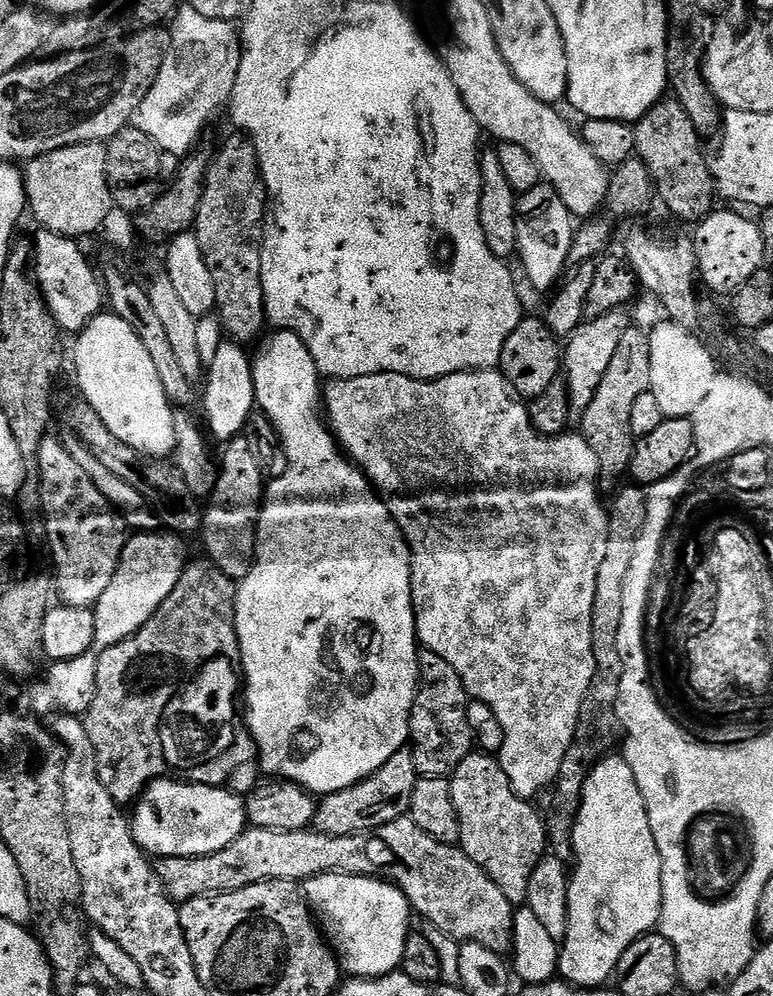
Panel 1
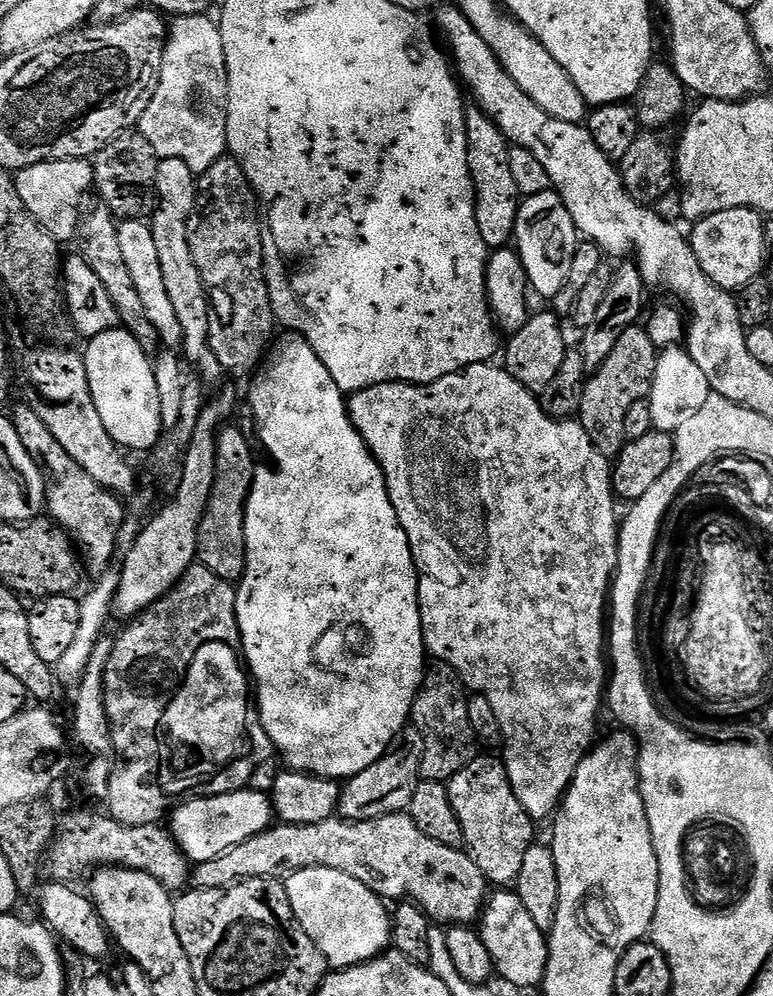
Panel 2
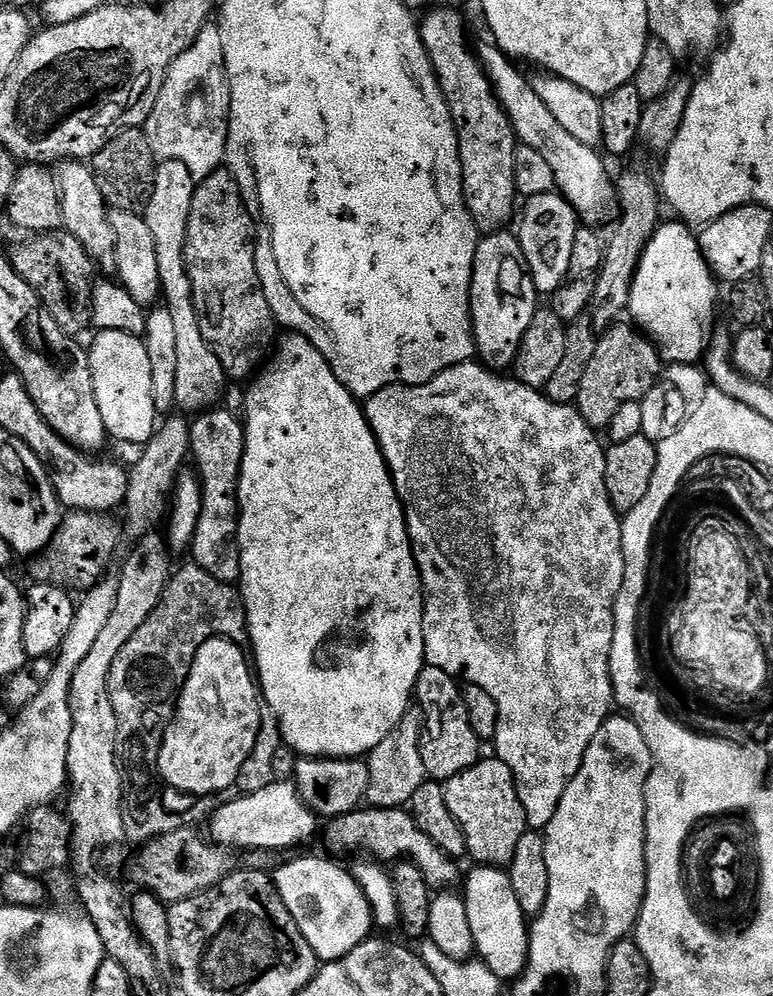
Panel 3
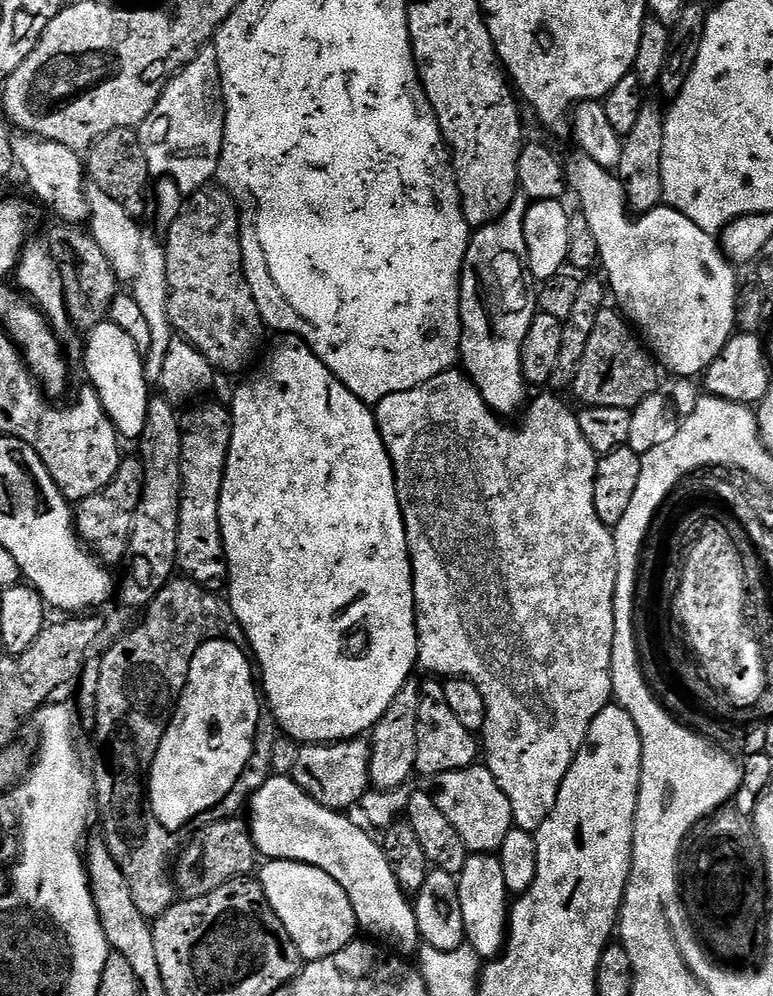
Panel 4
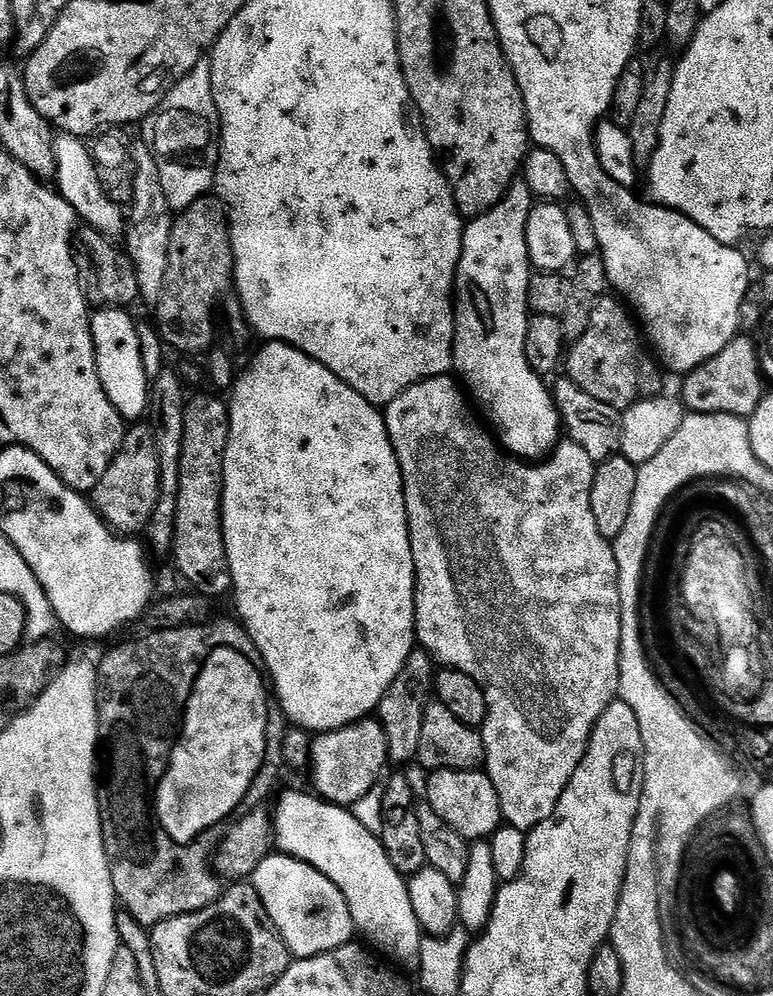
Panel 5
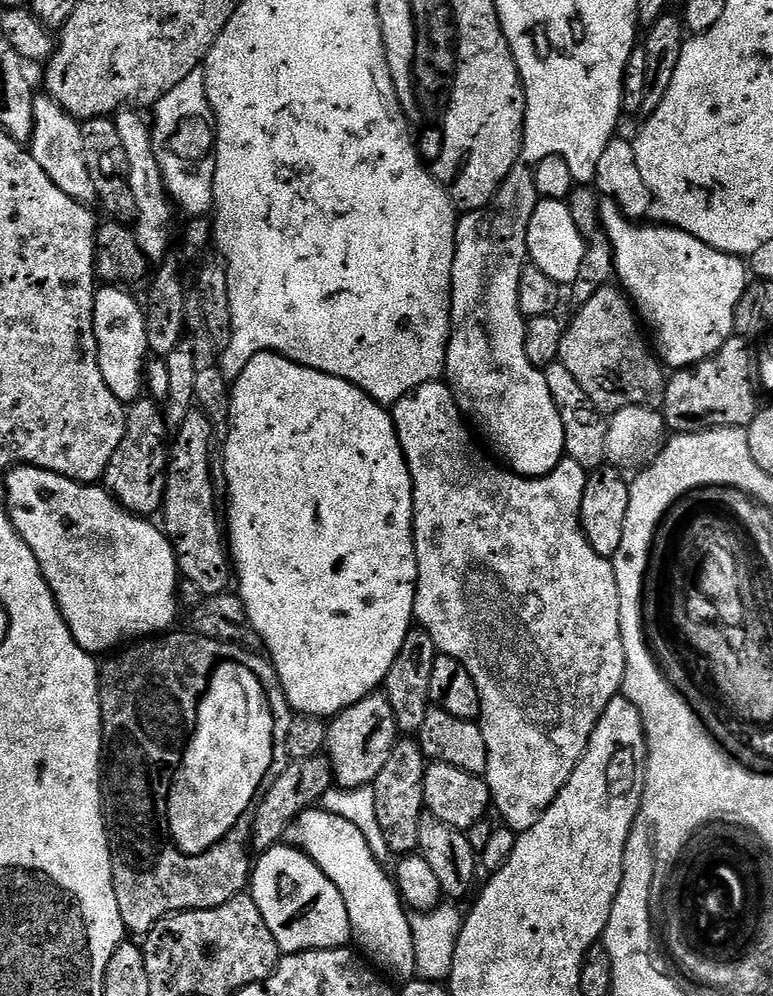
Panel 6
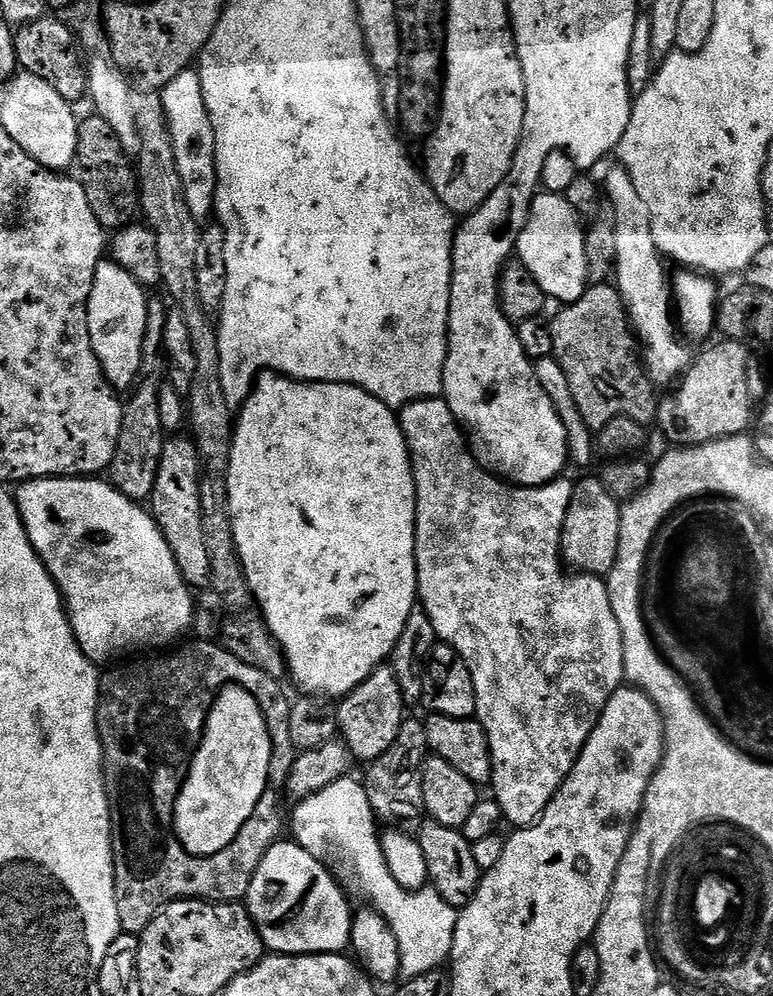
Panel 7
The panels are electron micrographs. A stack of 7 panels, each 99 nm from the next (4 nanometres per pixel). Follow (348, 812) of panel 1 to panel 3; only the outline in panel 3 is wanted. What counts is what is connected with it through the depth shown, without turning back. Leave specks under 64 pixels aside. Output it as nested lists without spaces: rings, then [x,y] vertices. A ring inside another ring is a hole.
[[[415,711],[405,712],[396,728],[378,742],[373,752],[368,753],[368,789],[364,799],[373,808],[404,808],[414,798],[414,790],[426,783],[422,754],[420,753],[420,730],[422,721]]]

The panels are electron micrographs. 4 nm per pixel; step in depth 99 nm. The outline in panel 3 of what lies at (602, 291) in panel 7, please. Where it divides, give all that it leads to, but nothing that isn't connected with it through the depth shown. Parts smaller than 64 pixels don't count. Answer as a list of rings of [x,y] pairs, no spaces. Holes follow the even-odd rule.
[[[617,322],[597,339],[590,366],[586,366],[586,374],[582,374],[582,386],[578,386],[574,406],[590,427],[607,429],[614,414],[618,414],[618,406],[642,401],[661,376],[662,361],[655,344],[631,323]]]

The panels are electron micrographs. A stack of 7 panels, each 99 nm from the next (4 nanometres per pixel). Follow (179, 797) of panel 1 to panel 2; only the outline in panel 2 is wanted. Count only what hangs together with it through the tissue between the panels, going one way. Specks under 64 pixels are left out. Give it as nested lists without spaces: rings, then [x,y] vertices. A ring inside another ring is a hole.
[[[241,790],[221,796],[196,796],[175,805],[171,813],[170,831],[180,849],[193,865],[210,862],[218,854],[246,842],[254,834],[262,834],[274,824],[274,807],[269,793]]]

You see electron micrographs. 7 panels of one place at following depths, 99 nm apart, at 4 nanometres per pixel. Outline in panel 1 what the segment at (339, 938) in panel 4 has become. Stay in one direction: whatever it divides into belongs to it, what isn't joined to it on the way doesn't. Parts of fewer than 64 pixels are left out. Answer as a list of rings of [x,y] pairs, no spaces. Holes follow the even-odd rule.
[[[327,872],[303,881],[302,891],[323,935],[349,977],[371,978],[395,972],[403,965],[410,931],[410,905],[402,890],[374,876]]]

